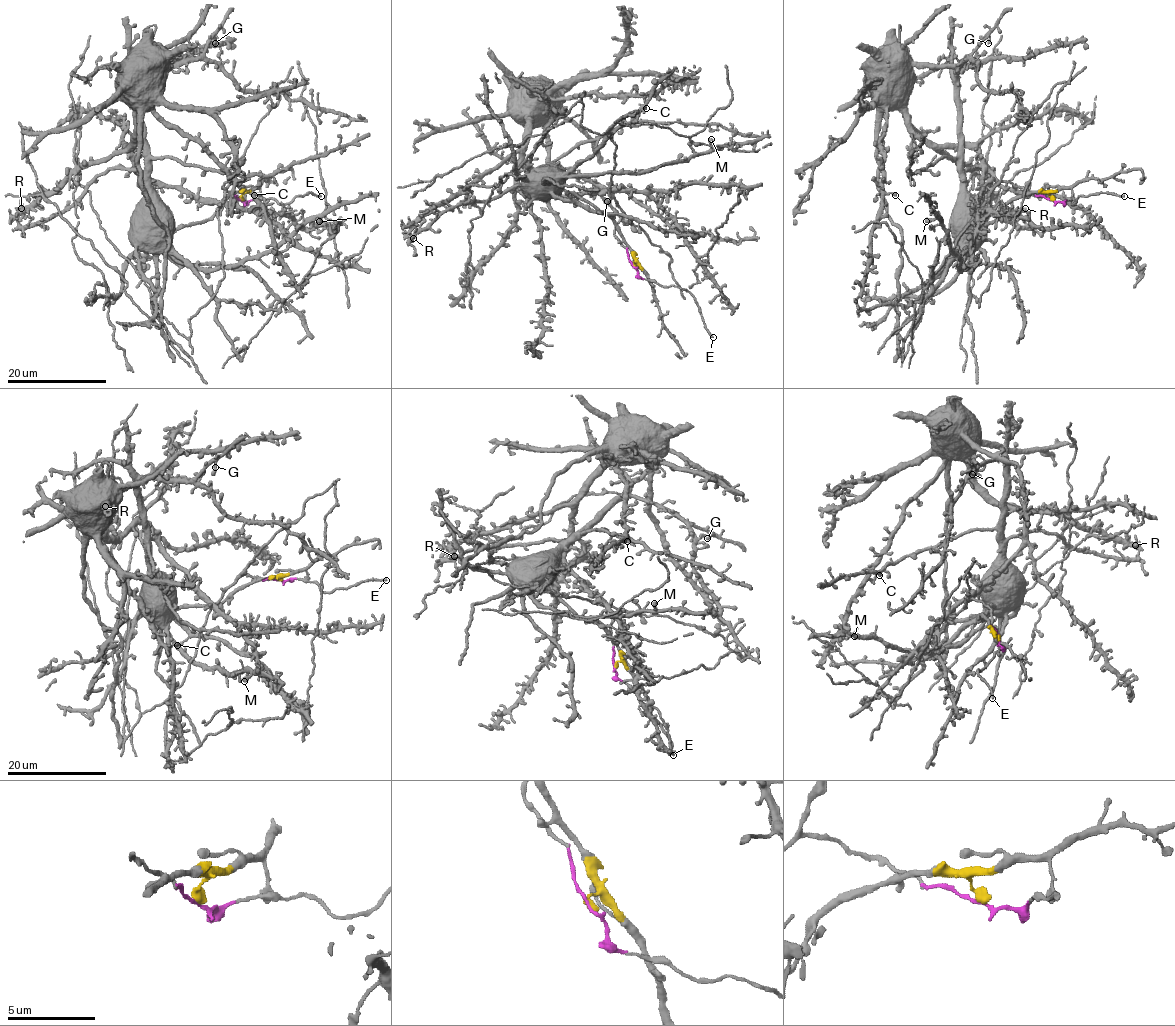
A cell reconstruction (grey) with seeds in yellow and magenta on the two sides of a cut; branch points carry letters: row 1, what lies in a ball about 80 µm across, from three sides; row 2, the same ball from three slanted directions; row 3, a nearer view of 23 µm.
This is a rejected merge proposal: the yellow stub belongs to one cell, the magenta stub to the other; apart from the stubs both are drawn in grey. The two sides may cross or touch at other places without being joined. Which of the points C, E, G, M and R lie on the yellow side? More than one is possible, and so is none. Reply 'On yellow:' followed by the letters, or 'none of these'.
On yellow: G, M

